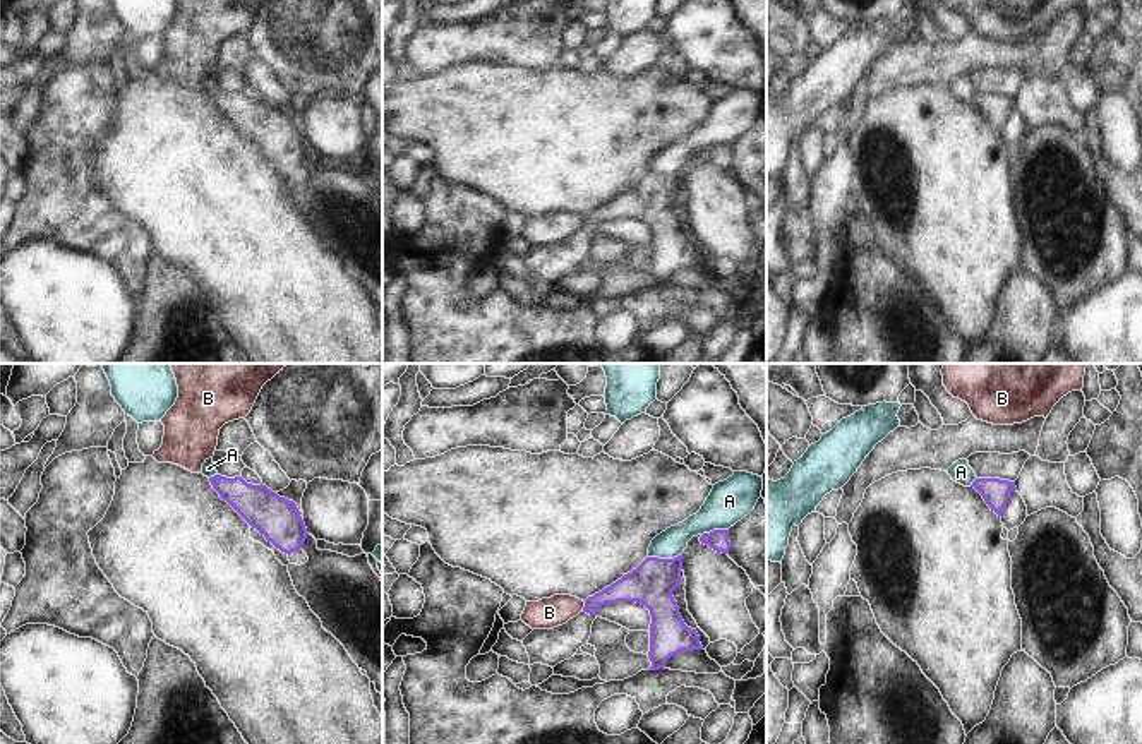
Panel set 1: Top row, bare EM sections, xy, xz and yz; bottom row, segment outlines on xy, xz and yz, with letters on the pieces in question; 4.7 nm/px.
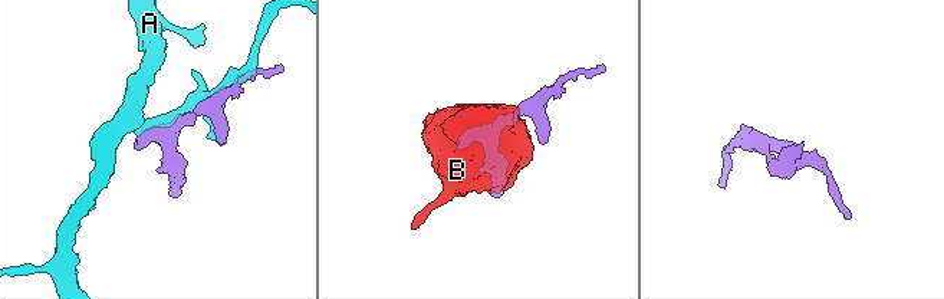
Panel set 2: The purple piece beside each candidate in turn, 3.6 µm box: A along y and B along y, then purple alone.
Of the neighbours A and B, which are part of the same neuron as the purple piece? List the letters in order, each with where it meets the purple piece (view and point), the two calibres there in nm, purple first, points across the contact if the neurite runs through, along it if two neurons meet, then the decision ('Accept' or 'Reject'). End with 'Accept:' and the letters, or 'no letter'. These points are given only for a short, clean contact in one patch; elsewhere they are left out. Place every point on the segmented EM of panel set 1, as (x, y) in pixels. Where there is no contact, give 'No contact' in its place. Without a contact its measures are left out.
A: Touches purple at xz (664, 559). Thickness 200 nm (purple) against 140 nm. Reject
B: Touches purple at xz (583, 607). Thickness 140 nm (purple) against 140 nm. Boundary: xz (585, 602), (582, 611). Reject
Accept: no letter.

